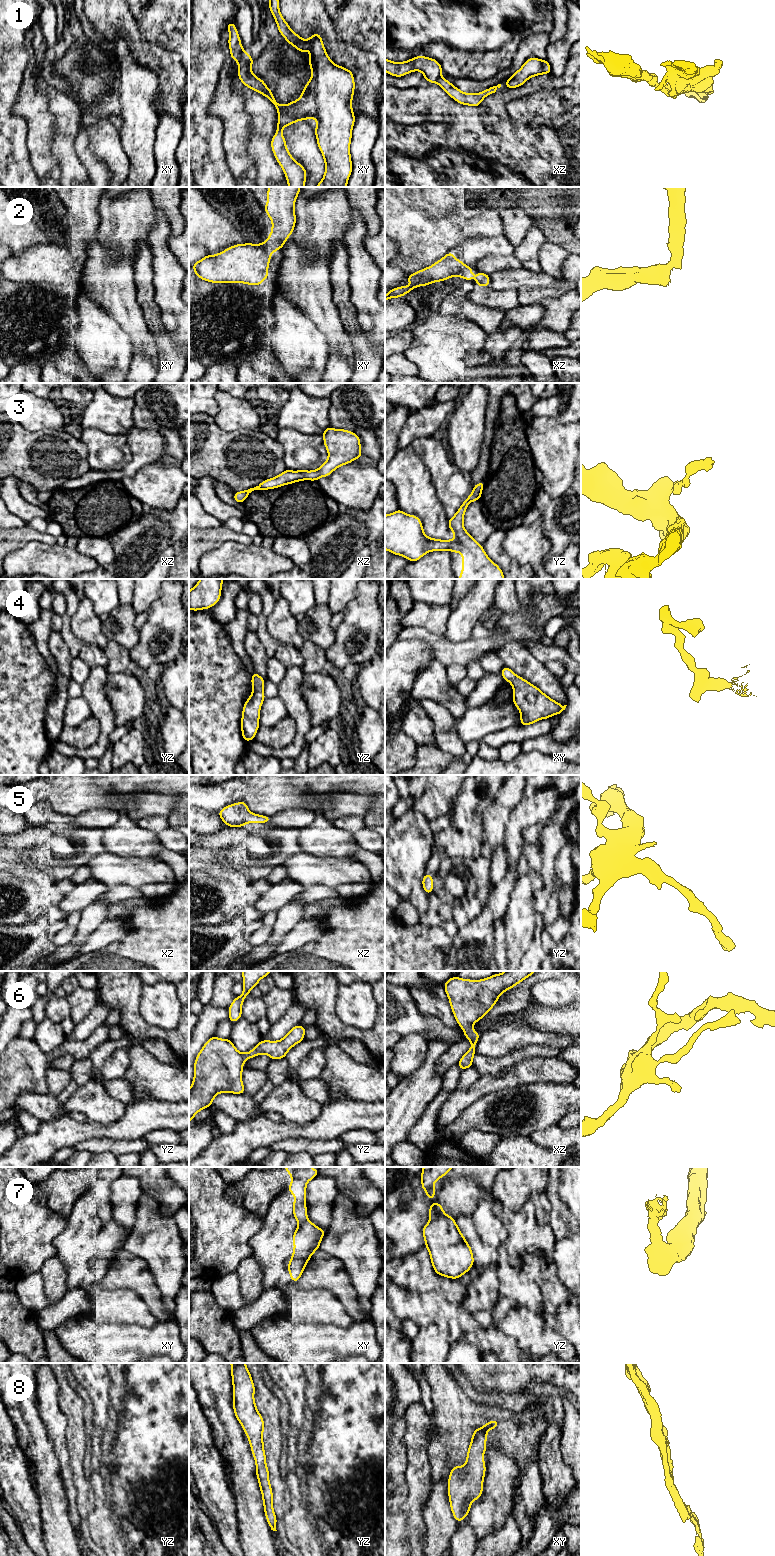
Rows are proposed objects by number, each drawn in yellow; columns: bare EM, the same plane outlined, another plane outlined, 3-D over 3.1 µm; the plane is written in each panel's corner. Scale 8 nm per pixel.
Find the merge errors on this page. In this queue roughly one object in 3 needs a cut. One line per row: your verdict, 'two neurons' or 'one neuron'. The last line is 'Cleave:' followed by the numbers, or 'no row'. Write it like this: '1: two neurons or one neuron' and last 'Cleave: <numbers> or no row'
1: two neurons
2: two neurons
3: one neuron
4: one neuron
5: one neuron
6: one neuron
7: two neurons
8: one neuron
Cleave: 1, 2, 7

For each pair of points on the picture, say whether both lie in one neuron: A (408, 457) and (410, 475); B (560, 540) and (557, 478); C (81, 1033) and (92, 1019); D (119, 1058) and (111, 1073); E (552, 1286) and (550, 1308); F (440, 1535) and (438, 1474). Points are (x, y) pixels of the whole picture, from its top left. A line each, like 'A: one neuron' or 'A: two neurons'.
A: one neuron
B: two neurons
C: one neuron
D: one neuron
E: one neuron
F: two neurons

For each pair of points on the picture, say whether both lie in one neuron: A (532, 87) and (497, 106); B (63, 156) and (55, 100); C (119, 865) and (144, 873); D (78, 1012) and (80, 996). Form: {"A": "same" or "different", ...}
{"A": "same", "B": "same", "C": "same", "D": "same"}

